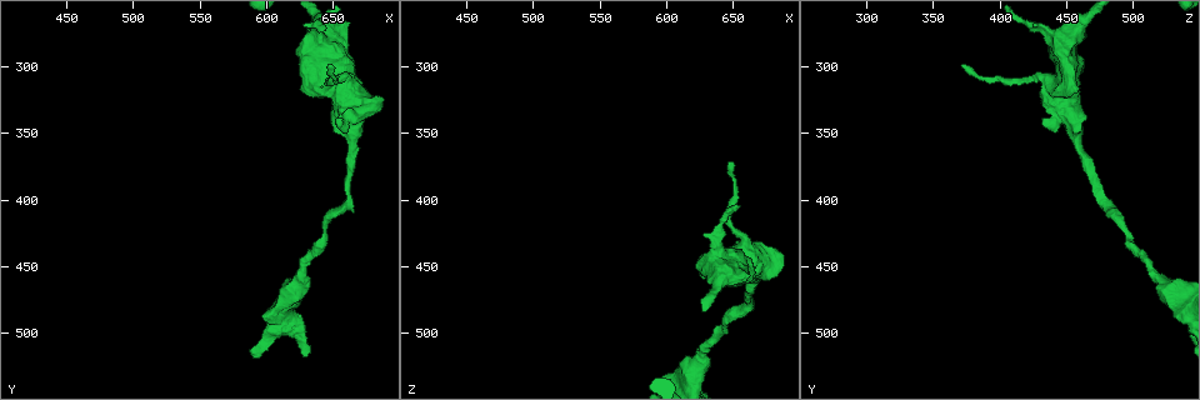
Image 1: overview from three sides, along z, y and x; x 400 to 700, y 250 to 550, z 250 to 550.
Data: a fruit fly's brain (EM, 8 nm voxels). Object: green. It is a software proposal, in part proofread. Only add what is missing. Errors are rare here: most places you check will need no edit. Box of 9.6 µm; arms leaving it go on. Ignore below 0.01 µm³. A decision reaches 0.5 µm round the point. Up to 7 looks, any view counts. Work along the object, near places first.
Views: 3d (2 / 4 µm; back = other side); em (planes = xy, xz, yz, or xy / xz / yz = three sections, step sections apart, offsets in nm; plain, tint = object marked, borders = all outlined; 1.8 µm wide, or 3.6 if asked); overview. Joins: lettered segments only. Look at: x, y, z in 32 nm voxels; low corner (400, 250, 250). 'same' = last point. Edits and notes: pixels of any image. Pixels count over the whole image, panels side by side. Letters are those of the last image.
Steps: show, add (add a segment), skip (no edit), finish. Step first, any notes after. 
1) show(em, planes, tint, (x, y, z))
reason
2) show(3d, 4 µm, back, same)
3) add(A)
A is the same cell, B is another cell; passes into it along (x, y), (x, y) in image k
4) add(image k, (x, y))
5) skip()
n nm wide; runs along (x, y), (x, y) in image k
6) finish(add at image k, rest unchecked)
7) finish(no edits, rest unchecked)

show(3d, 2 µm, back, (640, 270, 424))

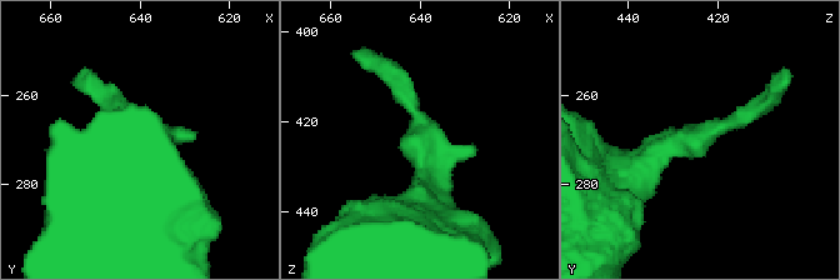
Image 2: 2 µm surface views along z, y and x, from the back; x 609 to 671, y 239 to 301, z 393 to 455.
show(em, planes, tint, (640, 268, 423))
shape alone is not enough

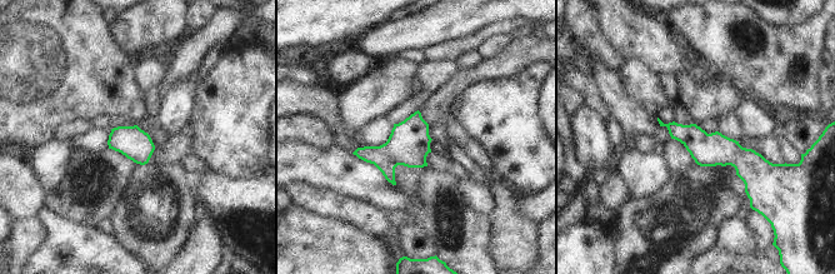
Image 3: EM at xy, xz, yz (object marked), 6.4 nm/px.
show(em, planes, borders, same)

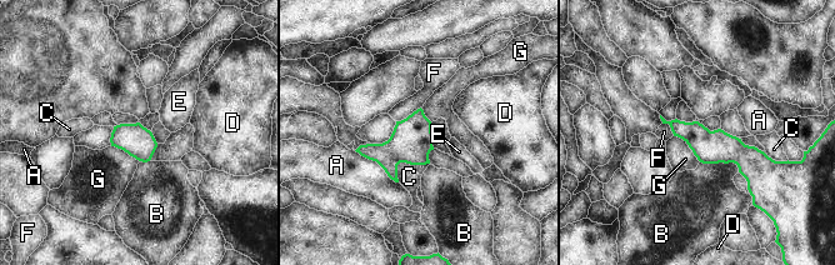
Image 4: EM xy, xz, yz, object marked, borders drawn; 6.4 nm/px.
skip()
A, B, C, D, E, F and G are other cells; runs along (673, 124), (763, 173) in image 4; no lettered segment goes on from it

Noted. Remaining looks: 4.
show(em, xy, step 16, borders, (648, 298, 370))
an open end

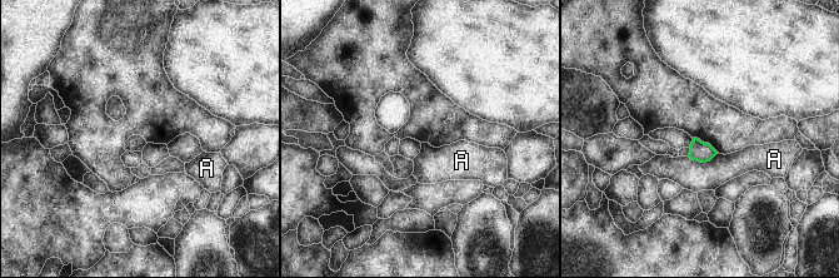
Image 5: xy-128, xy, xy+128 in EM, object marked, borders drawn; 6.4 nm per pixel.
skip()
A is another cell; border along (718, 153), (705, 162), (688, 157) in image 5; none of them fits

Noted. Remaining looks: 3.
show(3d, 4 µm, (654, 344, 432))
an open end

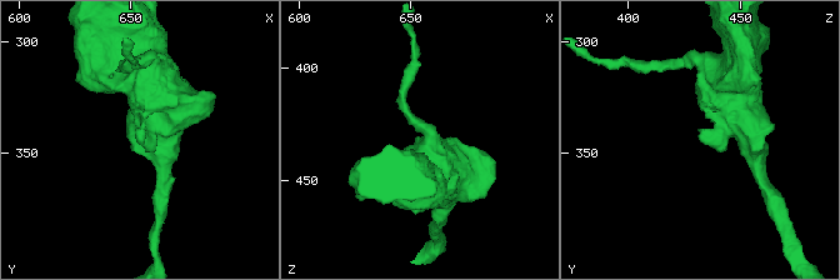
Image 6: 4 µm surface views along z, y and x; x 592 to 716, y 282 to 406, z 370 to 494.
show(em, planes, tint, (654, 344, 432))
shape alone is not enough

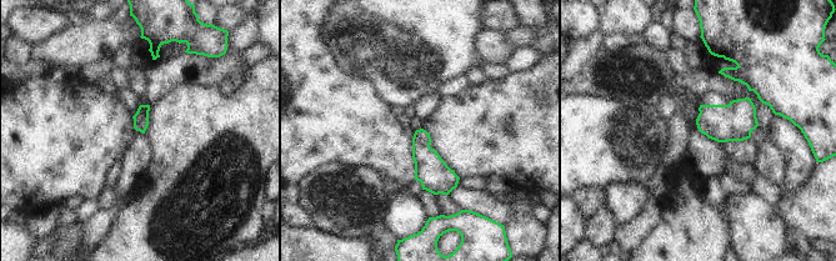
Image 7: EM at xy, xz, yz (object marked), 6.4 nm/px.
show(em, planes, borders, same)

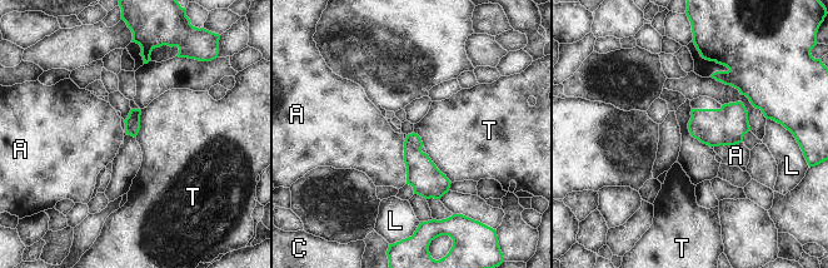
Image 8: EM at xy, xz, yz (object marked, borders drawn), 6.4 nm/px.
skip()
A, C, L and T are other cells; border along (425, 153), (452, 182) in image 8; none of them fits

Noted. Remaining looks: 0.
finish(no edits, rest unchecked)

